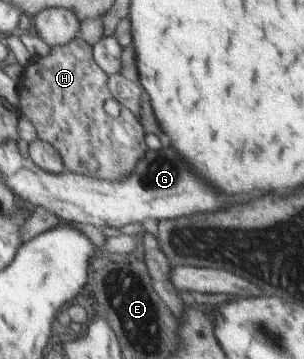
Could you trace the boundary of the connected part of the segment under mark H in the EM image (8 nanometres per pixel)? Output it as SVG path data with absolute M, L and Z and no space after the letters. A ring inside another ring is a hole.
M78 36L68 45L52 48L48 55L33 57L26 65L19 80L19 109L33 124L38 139L52 144L60 152L68 171L110 182L120 182L121 178L133 173L134 167L146 153L146 143L144 131L136 121L134 113L122 104L116 104L108 86L108 76L98 65L93 45Z

